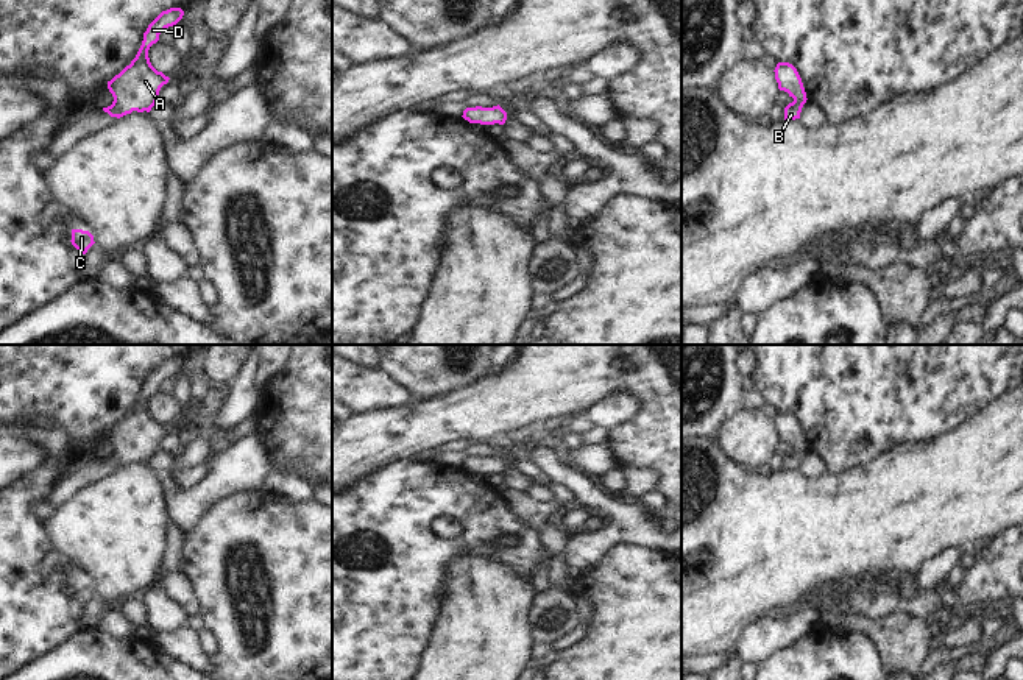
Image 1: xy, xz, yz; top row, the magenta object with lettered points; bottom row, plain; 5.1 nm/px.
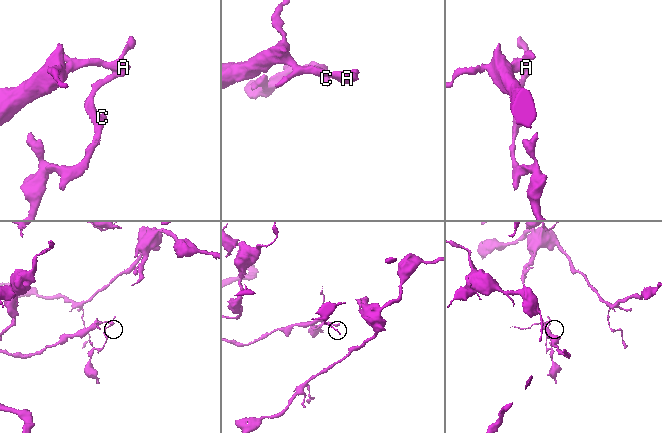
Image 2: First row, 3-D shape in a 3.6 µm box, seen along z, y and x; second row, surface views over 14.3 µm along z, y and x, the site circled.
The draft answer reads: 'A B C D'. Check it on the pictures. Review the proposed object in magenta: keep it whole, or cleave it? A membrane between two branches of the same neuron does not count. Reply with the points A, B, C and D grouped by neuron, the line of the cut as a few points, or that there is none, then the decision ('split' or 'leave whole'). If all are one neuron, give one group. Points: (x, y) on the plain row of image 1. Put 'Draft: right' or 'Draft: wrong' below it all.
A B C D; no cut; leave whole
Draft: right

